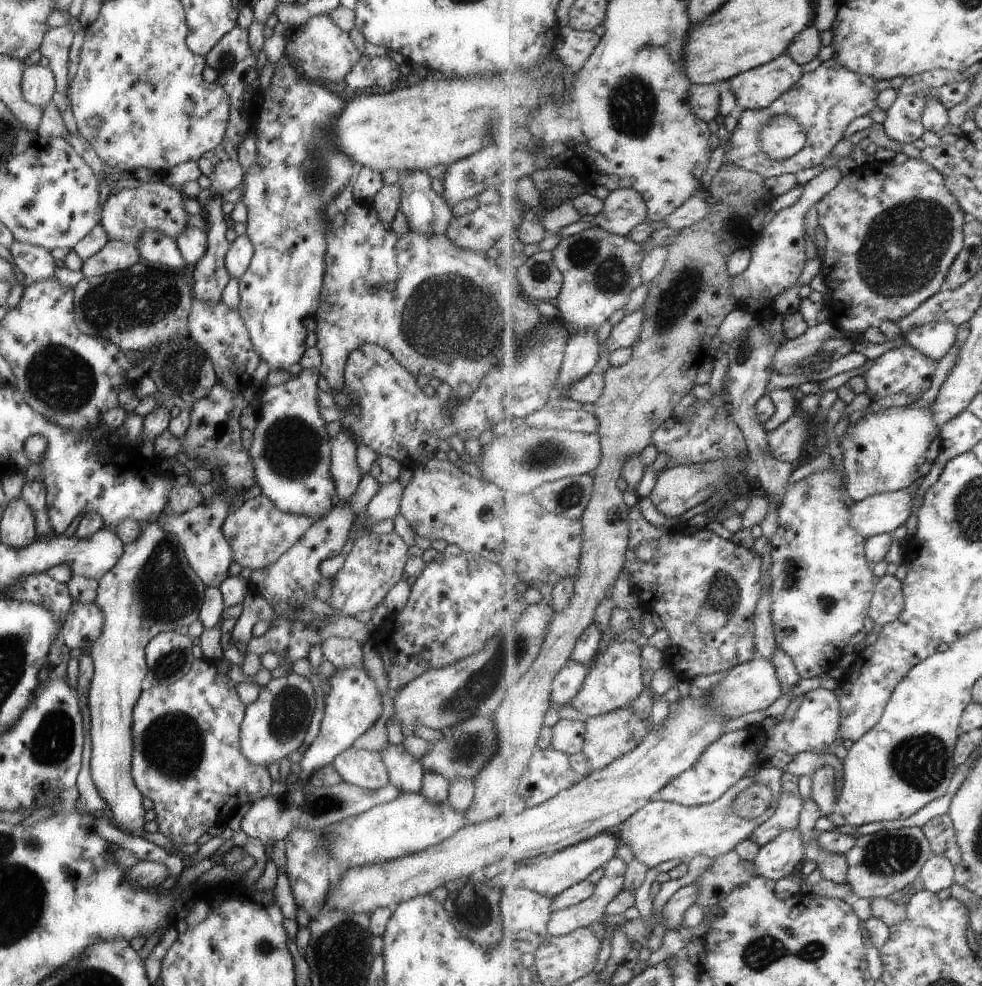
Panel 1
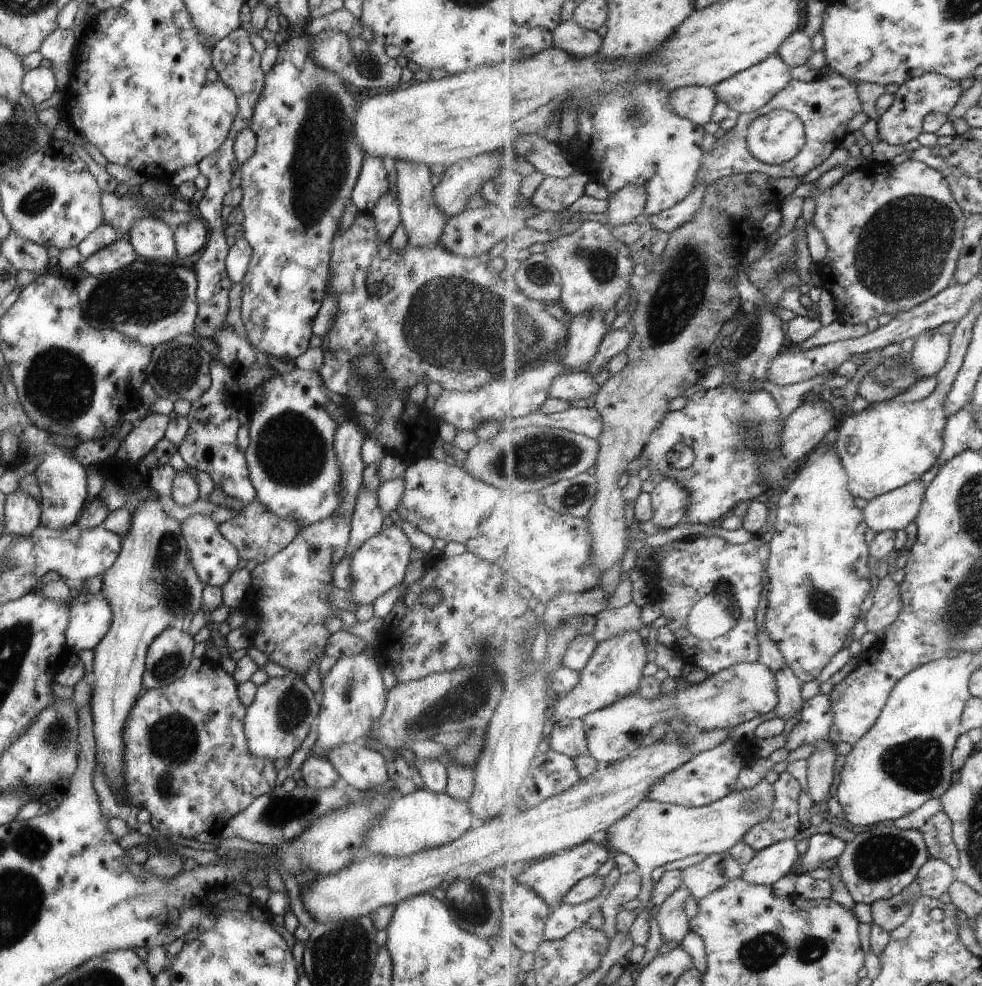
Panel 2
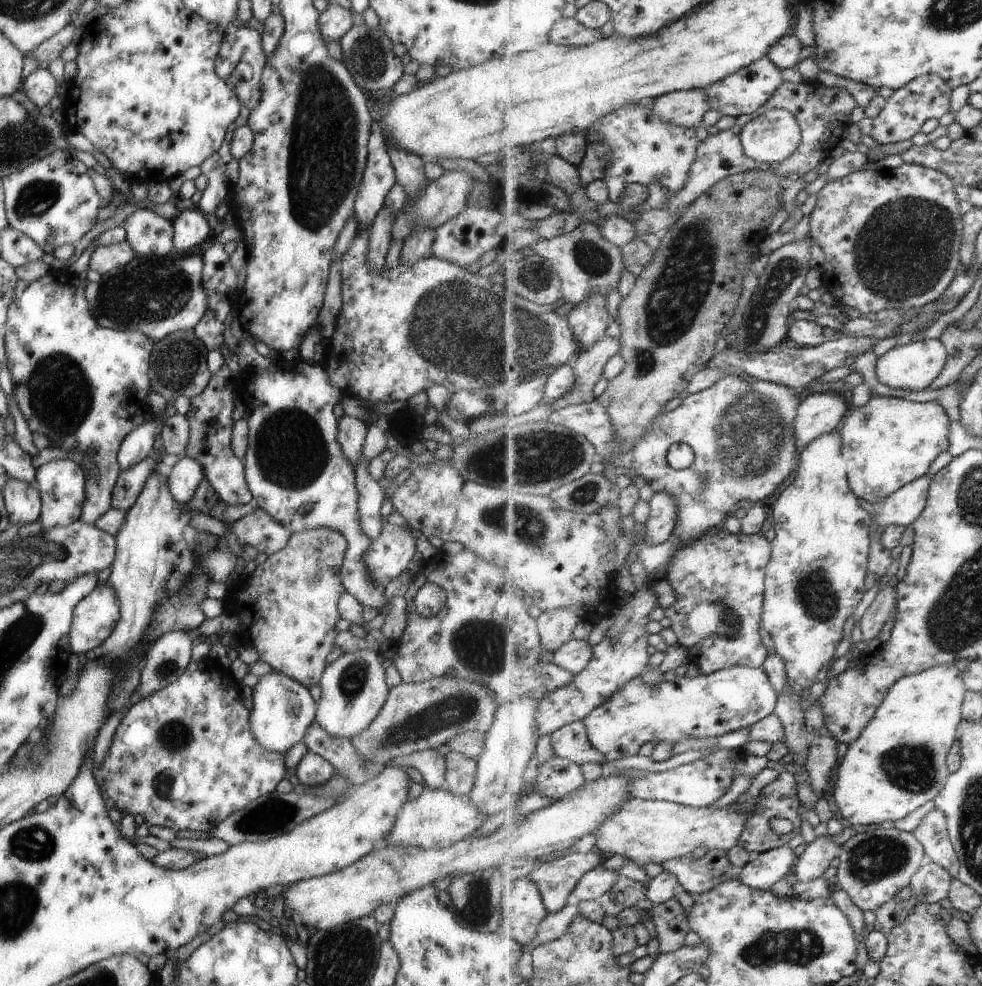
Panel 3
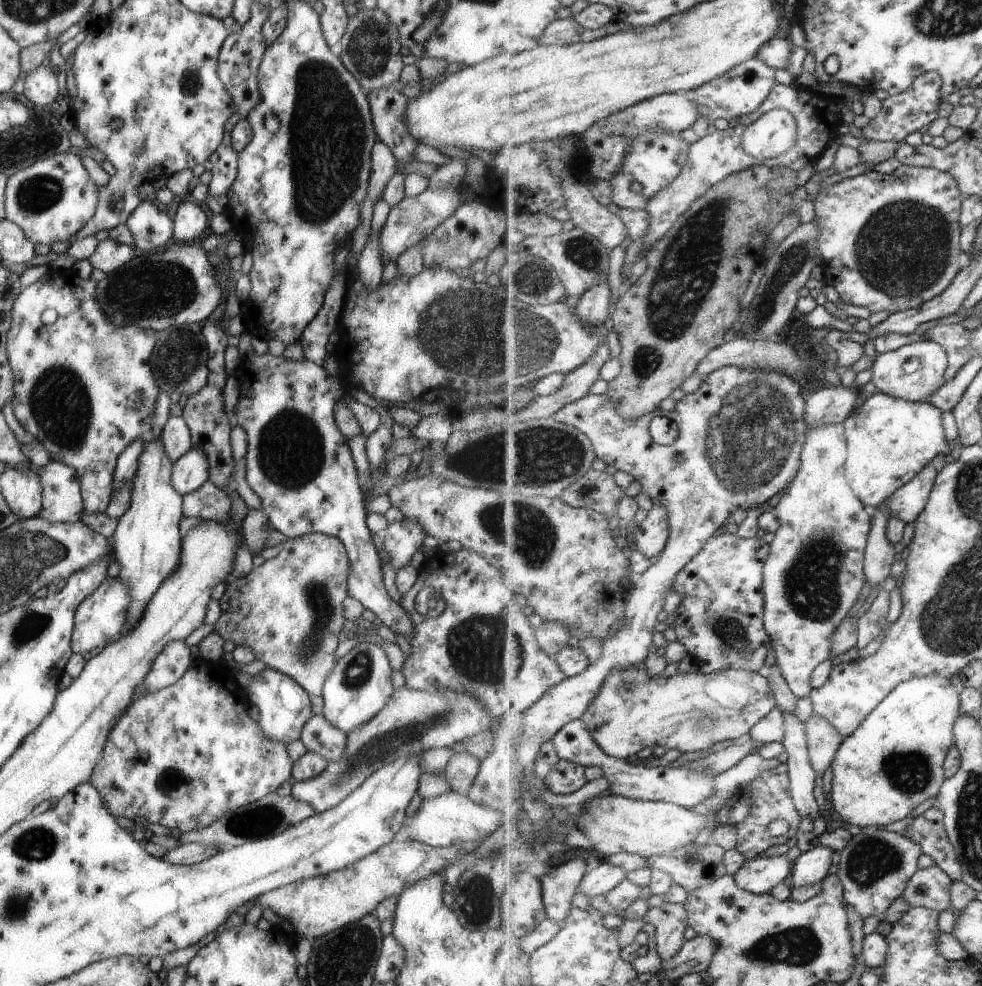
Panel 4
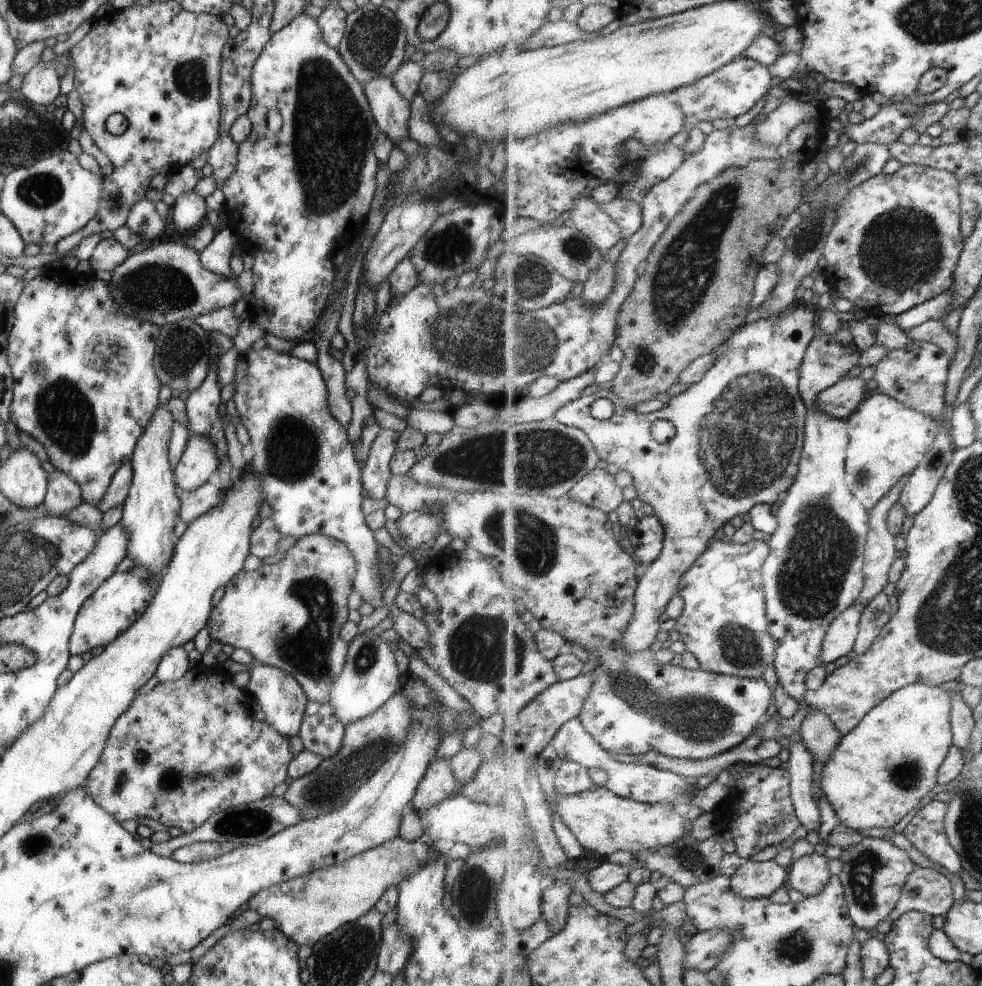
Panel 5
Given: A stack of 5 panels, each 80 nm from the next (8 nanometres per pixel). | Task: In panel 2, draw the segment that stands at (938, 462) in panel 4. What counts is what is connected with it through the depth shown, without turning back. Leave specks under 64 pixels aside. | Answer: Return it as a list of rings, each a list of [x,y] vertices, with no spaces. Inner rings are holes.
[[[913,481],[878,499],[862,503],[868,528],[876,534],[904,531],[911,522],[915,523],[922,511],[926,490],[923,482]]]

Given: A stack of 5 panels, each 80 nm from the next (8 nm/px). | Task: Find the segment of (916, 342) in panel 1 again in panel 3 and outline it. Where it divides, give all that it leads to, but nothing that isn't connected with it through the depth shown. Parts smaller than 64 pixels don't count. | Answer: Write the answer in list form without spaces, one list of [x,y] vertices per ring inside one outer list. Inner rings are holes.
[[[926,339],[909,342],[906,345],[895,347],[889,353],[878,357],[876,366],[877,380],[893,388],[893,390],[905,390],[905,392],[917,392],[917,390],[925,390],[930,388],[934,380],[946,367],[949,355],[947,347],[941,339]]]

